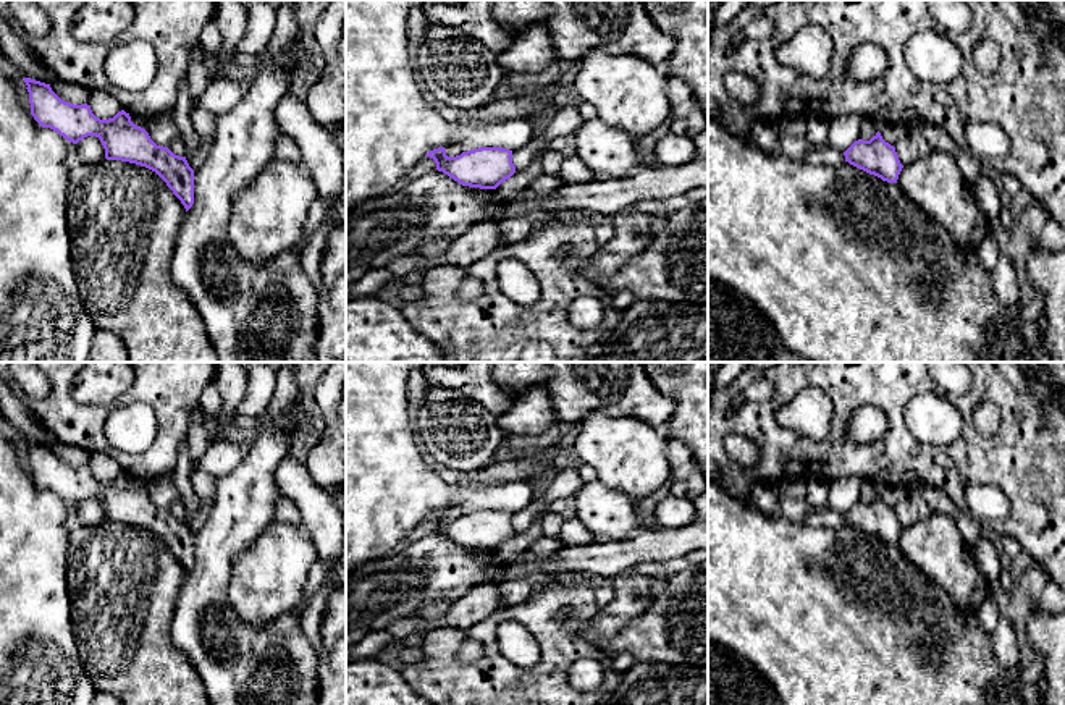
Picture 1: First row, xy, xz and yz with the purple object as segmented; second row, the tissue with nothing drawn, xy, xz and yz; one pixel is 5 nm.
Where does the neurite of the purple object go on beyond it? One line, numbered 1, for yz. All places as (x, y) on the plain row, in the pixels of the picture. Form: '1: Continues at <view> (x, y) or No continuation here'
1: No continuation here

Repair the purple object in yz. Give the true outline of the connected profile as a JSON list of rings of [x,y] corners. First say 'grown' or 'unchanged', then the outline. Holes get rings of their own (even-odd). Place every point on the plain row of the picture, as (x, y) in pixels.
unchanged; [[[878,493],[869,503],[858,501],[845,514],[845,524],[887,545],[897,545],[903,527],[895,509]]]

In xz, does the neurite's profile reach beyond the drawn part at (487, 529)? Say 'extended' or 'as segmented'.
as segmented

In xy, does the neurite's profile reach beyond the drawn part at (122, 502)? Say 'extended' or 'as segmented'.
as segmented

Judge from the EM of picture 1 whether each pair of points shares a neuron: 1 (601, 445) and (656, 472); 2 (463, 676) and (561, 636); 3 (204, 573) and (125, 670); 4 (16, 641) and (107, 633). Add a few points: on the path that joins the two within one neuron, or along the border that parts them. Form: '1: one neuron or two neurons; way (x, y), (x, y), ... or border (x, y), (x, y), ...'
1: one neuron; way (614, 447), (626, 451), (644, 468)
2: one neuron; way (490, 683), (529, 683), (548, 663)
3: two neurons; border (188, 574), (172, 621), (175, 645)
4: two neurons; border (70, 599), (71, 633), (78, 658), (88, 671)

